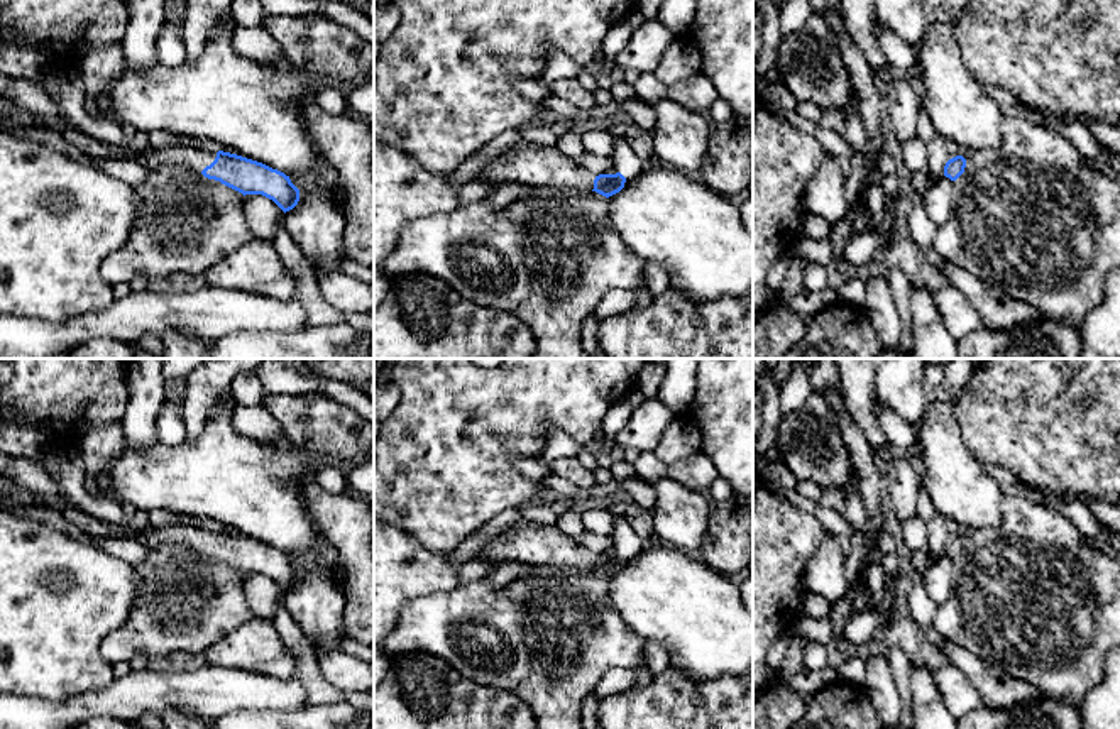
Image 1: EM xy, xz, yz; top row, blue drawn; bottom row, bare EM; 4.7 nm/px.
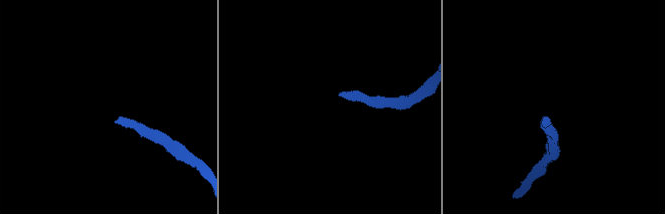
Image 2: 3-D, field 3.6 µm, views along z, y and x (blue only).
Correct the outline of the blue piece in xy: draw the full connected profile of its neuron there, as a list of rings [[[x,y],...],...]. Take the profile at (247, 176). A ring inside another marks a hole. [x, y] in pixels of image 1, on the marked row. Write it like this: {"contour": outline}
{"contour": [[[42,122],[41,127],[58,132],[71,145],[96,159],[130,159],[147,169],[174,164],[186,166],[208,179],[220,181],[244,196],[262,195],[272,200],[284,213],[293,210],[299,201],[299,189],[291,183],[289,176],[237,154],[196,145],[147,145],[135,151],[129,145],[103,142],[69,125]]]}

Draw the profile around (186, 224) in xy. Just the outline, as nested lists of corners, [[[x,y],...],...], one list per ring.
[[[186,166],[152,167],[147,179],[132,188],[139,200],[139,217],[124,247],[105,257],[100,267],[110,286],[129,284],[135,277],[152,281],[174,274],[200,276],[254,238],[245,220],[244,198],[237,200],[235,189]]]

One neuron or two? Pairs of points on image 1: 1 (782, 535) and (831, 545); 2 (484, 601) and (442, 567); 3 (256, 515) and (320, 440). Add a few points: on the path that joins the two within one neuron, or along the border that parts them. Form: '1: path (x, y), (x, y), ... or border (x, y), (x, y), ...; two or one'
1: border (829, 535), (809, 565), (807, 581); two
2: border (461, 586), (422, 596); two
3: border (308, 452), (323, 460); two

